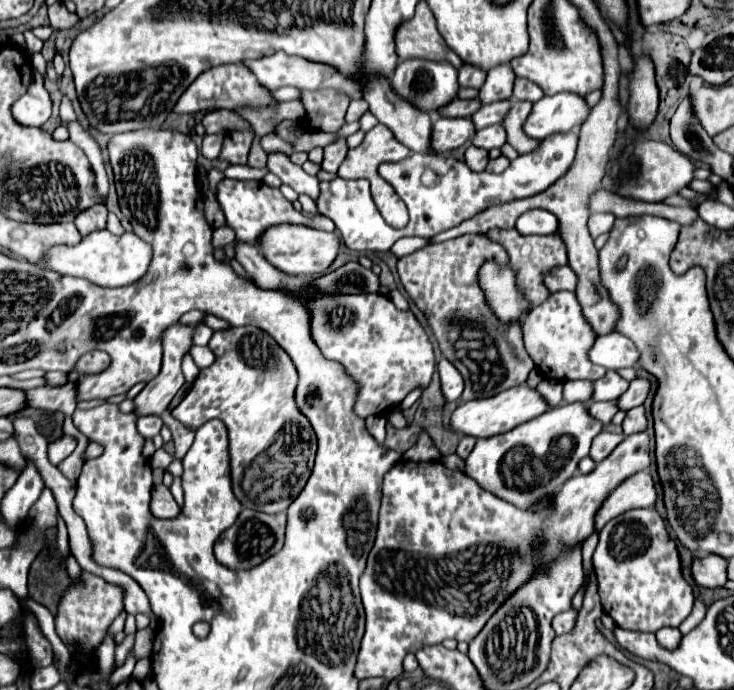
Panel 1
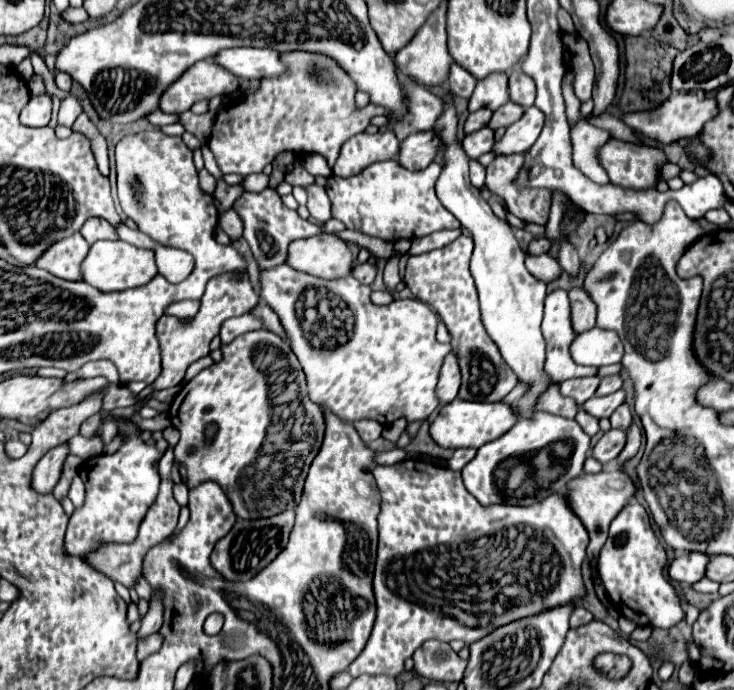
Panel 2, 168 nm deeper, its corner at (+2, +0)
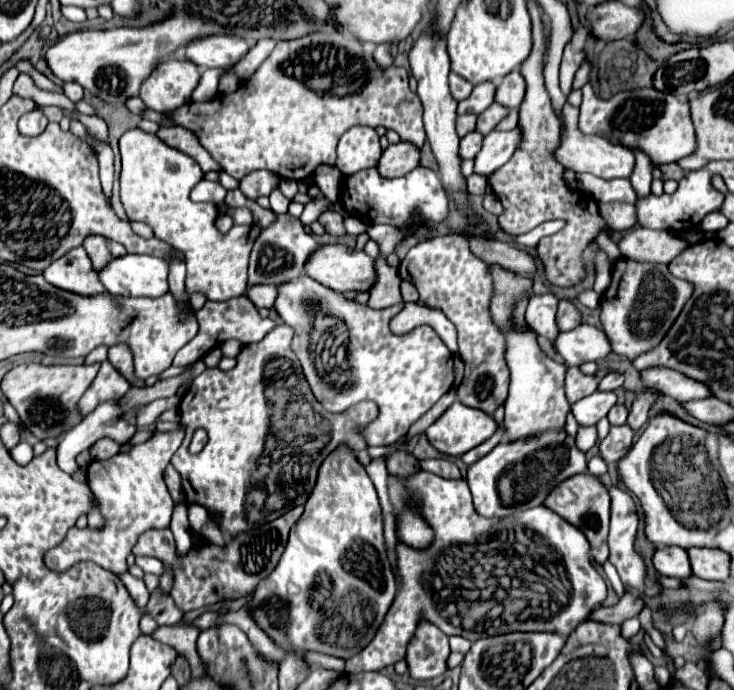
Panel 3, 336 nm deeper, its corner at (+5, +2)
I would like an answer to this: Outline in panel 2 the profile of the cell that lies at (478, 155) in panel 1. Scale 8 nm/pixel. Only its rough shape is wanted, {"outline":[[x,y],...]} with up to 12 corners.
{"outline":[[470,160],[470,180],[476,188],[484,186],[486,168]]}

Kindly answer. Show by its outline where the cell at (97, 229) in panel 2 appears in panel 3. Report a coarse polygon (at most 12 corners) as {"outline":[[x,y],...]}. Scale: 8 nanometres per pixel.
{"outline":[[89,236],[83,242],[93,268],[99,272],[113,258],[127,250],[103,236]]}

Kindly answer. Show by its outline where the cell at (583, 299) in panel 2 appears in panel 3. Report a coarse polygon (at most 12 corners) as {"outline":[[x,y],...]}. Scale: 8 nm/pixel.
{"outline":[[567,300],[557,310],[557,328],[561,332],[577,328],[581,314]]}

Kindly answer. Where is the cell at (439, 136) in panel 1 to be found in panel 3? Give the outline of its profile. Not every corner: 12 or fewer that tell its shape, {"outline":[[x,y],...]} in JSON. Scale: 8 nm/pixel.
{"outline":[[409,142],[391,144],[377,164],[383,178],[399,178],[419,166]]}

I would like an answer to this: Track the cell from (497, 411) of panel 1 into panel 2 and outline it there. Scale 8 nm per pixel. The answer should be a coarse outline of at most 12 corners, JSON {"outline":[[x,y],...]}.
{"outline":[[452,400],[430,426],[444,448],[480,448],[518,422],[506,402]]}

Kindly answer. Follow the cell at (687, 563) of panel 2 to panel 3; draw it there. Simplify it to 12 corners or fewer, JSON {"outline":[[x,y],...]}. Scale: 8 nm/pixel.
{"outline":[[679,546],[657,548],[653,566],[663,576],[687,578],[691,564]]}

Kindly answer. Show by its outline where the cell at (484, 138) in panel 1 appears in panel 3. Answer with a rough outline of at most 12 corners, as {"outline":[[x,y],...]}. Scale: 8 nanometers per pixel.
{"outline":[[477,130],[461,138],[459,154],[463,160],[475,158],[481,150]]}

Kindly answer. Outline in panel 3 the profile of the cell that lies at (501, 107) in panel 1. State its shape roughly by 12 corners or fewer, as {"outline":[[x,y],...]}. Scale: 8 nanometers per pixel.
{"outline":[[475,114],[457,118],[455,130],[459,138],[475,130]]}

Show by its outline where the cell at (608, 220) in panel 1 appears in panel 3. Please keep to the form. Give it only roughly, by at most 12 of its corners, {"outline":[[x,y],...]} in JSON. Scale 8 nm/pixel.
{"outline":[[563,106],[557,162],[603,180],[629,178],[633,152],[577,128]]}

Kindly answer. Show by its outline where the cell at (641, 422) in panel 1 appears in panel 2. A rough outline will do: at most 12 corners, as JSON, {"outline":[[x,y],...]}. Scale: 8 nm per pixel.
{"outline":[[622,404],[610,416],[612,428],[628,430],[632,412]]}

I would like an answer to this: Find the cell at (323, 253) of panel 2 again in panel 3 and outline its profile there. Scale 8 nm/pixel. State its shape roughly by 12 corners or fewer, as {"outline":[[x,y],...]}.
{"outline":[[319,246],[305,272],[333,292],[369,292],[375,260]]}

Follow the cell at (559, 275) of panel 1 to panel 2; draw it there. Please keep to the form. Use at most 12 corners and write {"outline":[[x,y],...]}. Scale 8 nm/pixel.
{"outline":[[528,256],[526,268],[546,284],[562,274],[552,256]]}

